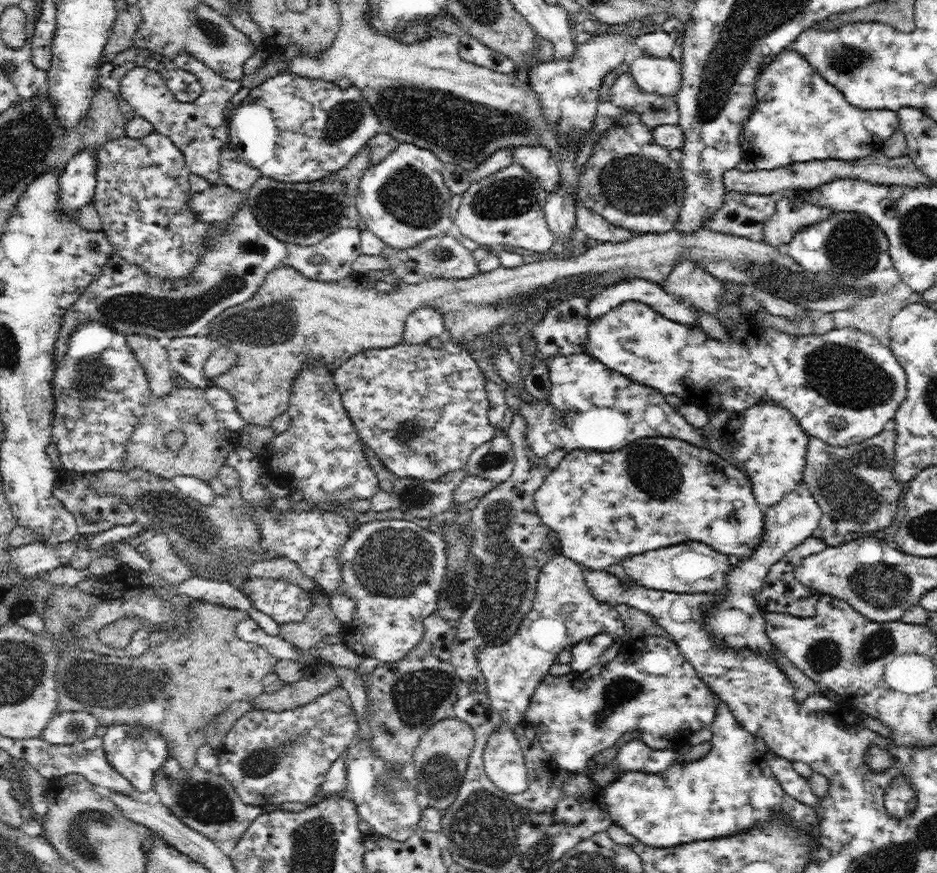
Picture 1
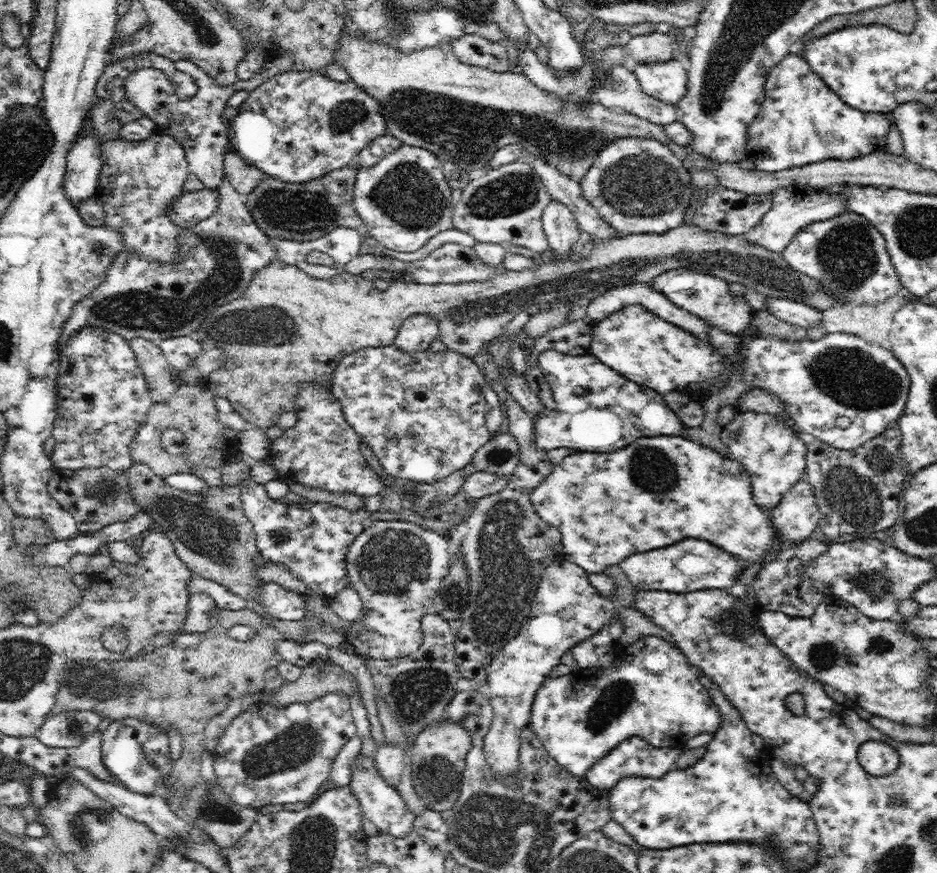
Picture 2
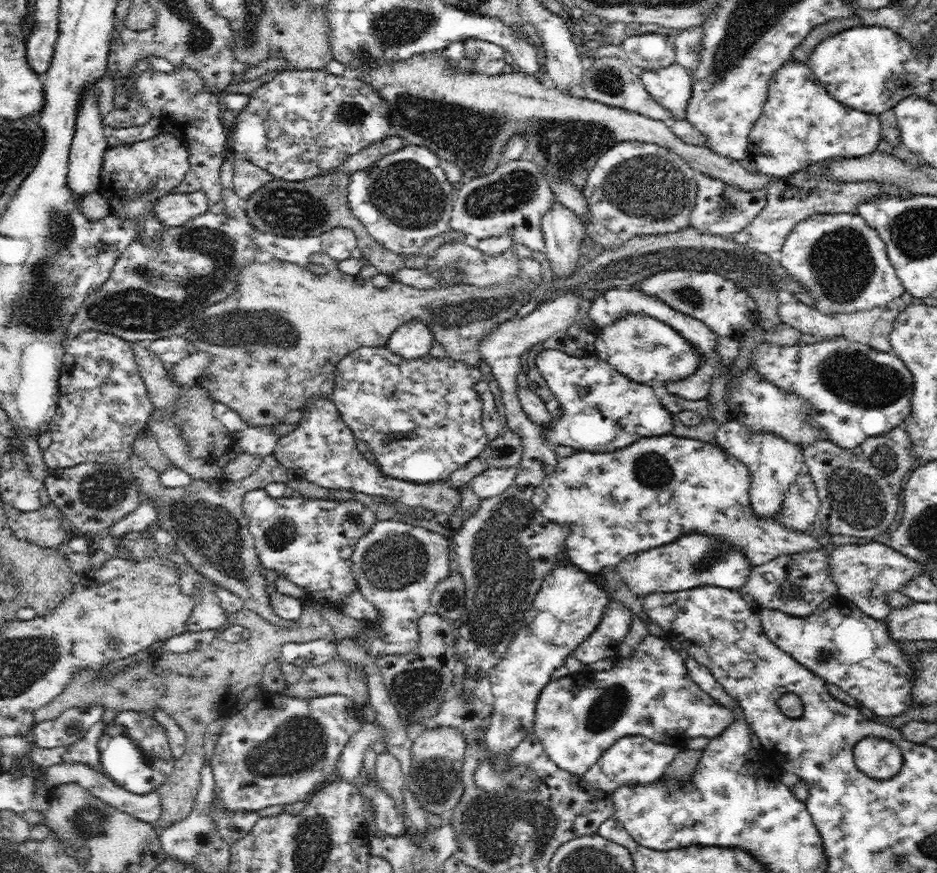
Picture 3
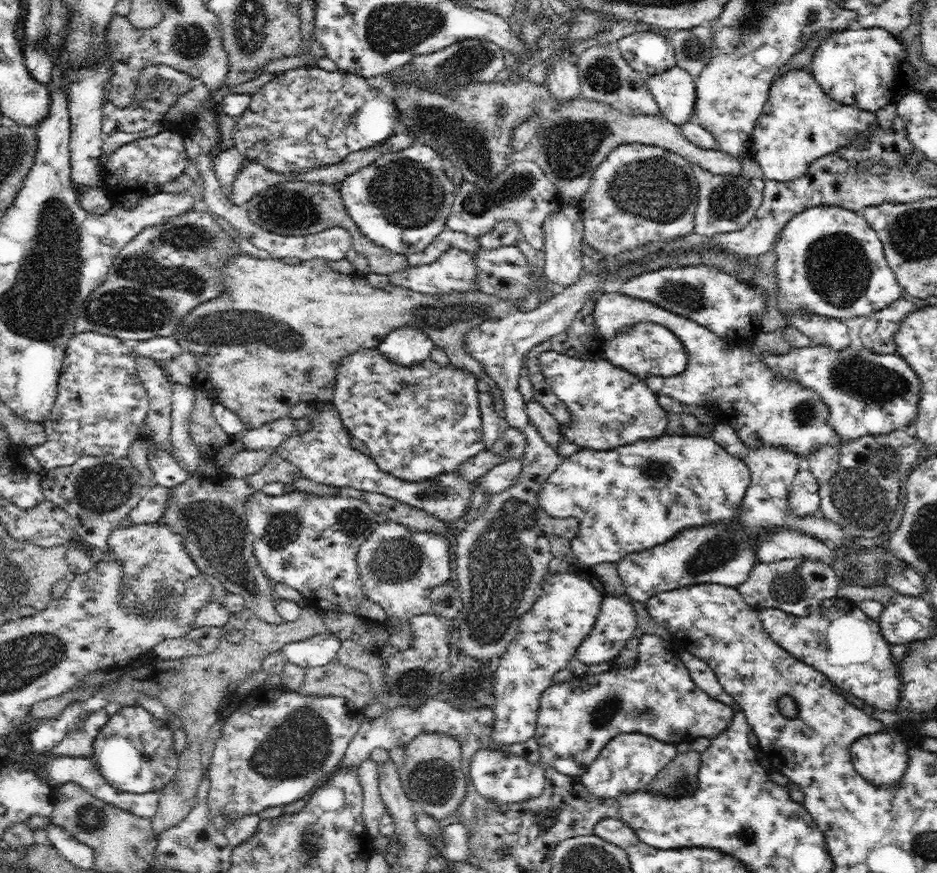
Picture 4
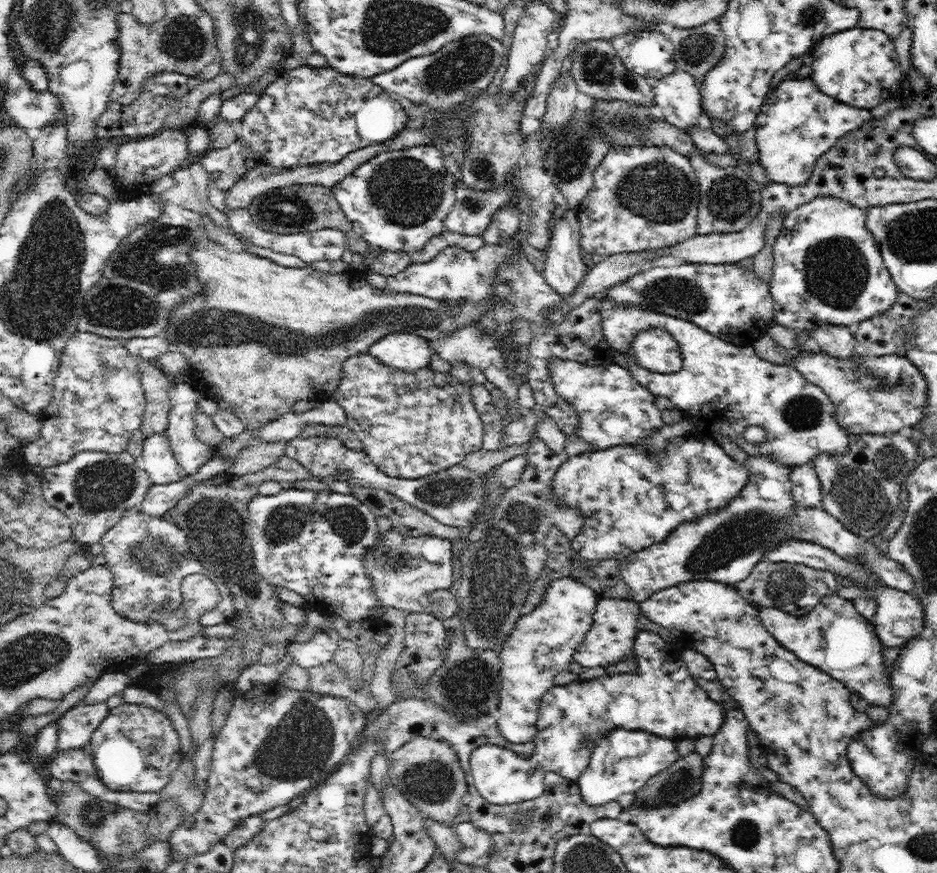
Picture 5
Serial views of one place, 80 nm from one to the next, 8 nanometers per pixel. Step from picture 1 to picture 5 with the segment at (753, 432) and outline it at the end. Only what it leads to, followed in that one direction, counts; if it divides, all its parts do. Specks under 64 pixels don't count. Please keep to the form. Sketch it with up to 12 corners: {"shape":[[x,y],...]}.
{"shape":[[717,442],[749,469],[722,510],[620,563],[631,598],[744,580],[784,541],[852,556],[890,588],[914,577],[820,507],[792,467]]}

